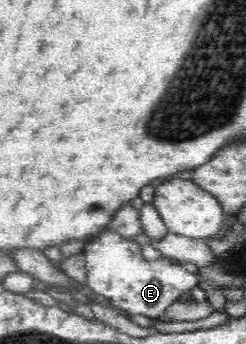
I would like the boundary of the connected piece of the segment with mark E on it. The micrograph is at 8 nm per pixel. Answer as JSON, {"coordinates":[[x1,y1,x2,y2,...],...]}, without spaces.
{"coordinates":[[111,230,101,231,84,244,87,286,103,302,127,314,143,315,159,319,176,301,187,299,190,292,201,282,187,272,179,262,160,258,146,260,141,255,141,244]]}

